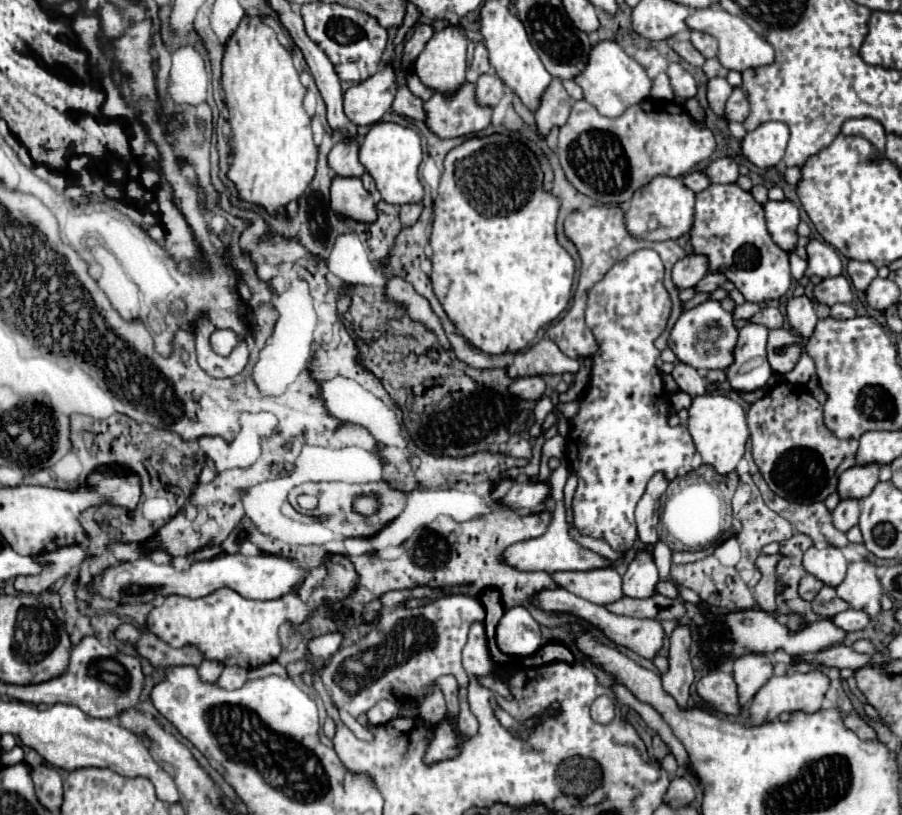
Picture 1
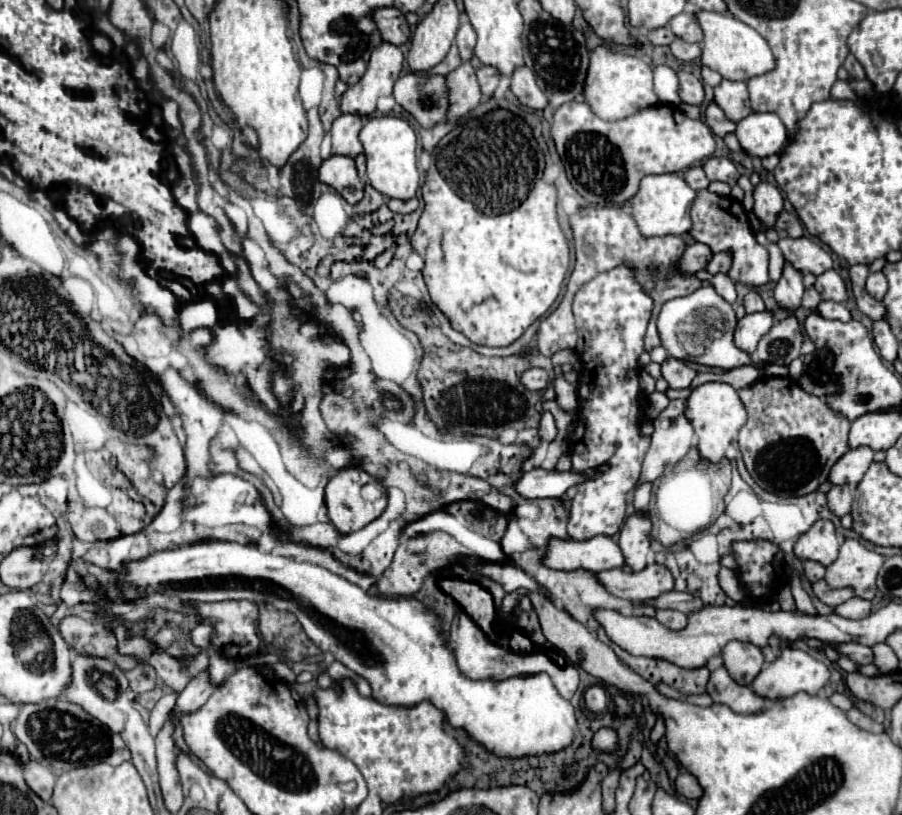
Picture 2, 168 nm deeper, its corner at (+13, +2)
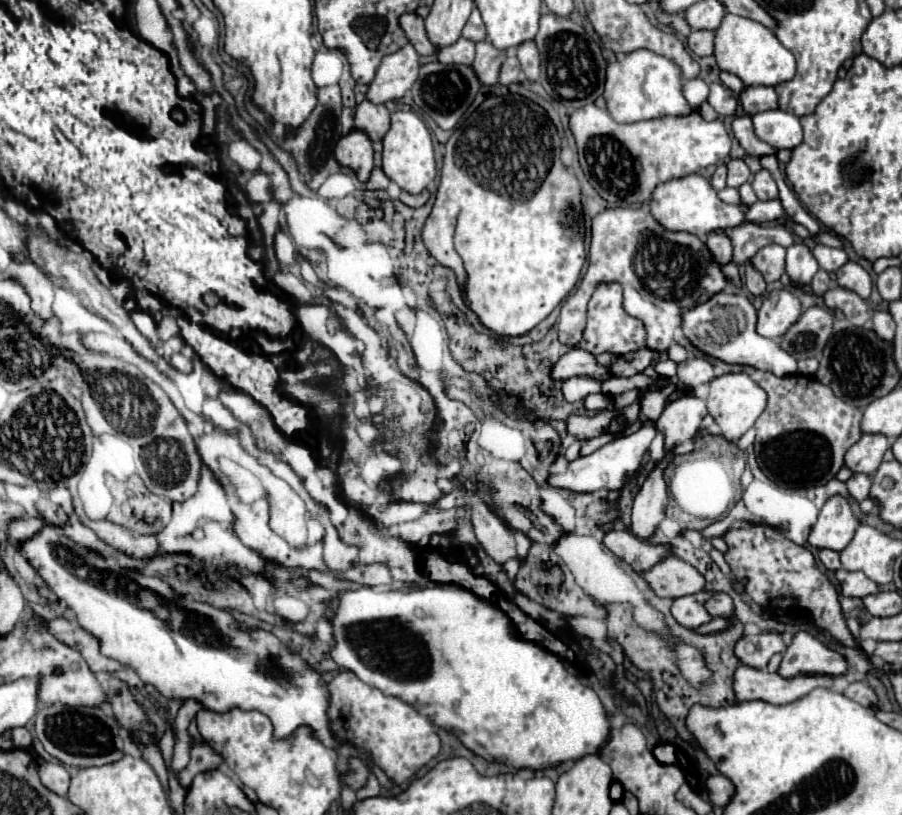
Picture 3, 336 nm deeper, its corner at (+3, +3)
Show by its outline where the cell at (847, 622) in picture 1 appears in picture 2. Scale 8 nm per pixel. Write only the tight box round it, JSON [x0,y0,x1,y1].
[835,597,871,619]

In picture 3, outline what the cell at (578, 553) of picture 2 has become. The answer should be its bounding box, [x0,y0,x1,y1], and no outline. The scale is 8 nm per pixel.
[603,530,671,574]

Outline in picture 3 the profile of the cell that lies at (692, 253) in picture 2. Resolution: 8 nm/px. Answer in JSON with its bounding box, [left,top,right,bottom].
[707,232,733,266]

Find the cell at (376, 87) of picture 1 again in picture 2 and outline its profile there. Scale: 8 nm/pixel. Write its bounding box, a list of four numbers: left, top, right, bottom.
[339,43,403,117]

